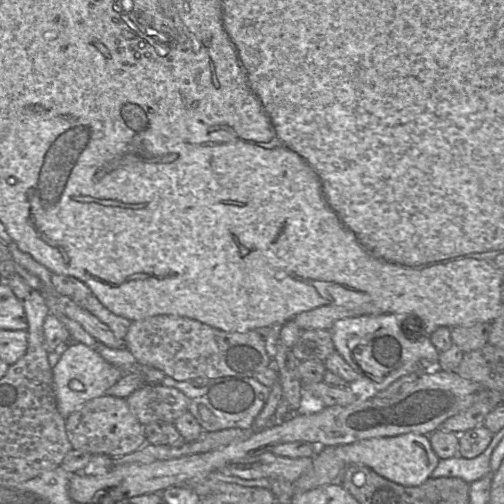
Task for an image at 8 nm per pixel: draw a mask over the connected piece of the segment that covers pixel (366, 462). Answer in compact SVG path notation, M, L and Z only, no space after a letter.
M407 433L394 437L371 438L349 445L338 445L337 455L346 465L362 464L378 475L402 486L418 486L430 478L430 474L439 461L431 448L429 436Z

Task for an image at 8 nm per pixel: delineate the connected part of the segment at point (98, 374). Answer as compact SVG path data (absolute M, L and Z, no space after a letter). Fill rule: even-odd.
M79 342L63 347L61 358L52 371L57 409L65 419L87 401L105 395L125 374L120 368L108 363L96 349Z

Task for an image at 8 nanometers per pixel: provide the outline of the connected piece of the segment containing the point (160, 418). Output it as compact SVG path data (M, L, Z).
M146 384L126 398L131 412L142 425L153 422L174 423L188 411L190 399L173 387Z

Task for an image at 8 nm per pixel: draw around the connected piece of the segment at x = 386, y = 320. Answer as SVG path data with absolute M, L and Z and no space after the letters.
M381 314L381 315L371 315L371 316L353 316L347 317L340 320L337 320L332 327L329 329L329 333L331 335L331 339L335 348L335 351L338 352L342 358L351 366L351 368L361 377L368 379L371 382L373 388L381 392L385 390L390 384L399 379L402 376L409 374L419 374L420 372L433 369L436 366L436 362L438 359L439 352L431 343L429 336L410 336L404 330L402 331L401 325L404 323L404 318L407 316L398 316L395 314Z

